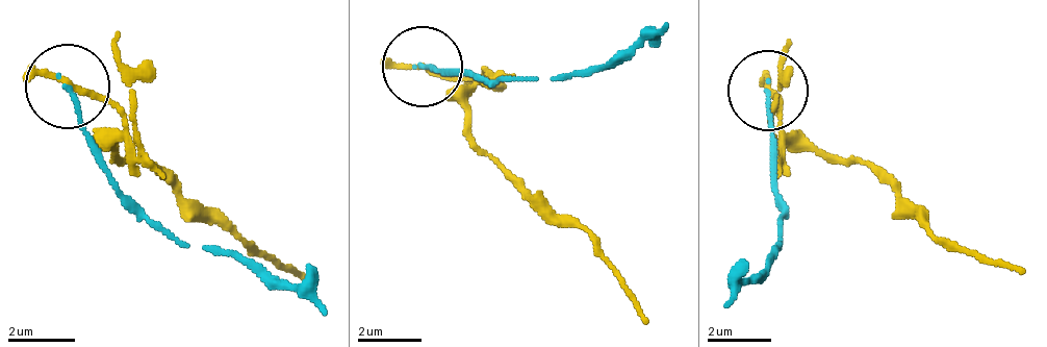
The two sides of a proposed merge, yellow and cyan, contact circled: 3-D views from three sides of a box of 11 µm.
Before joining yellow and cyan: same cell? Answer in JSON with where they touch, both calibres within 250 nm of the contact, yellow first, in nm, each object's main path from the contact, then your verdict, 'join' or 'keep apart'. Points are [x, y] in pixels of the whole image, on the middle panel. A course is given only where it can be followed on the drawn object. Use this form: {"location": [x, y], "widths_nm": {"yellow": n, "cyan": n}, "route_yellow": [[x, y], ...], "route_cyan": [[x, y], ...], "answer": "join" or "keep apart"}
{"location": [423, 67], "widths_nm": {"yellow": 150, "cyan": 120}, "route_yellow": [[420, 69], [476, 76], [468, 132], [588, 237], [644, 324]], "route_cyan": [[420, 69], [452, 69], [492, 84], [532, 76], [612, 69], [668, 21]], "answer": "keep apart"}

